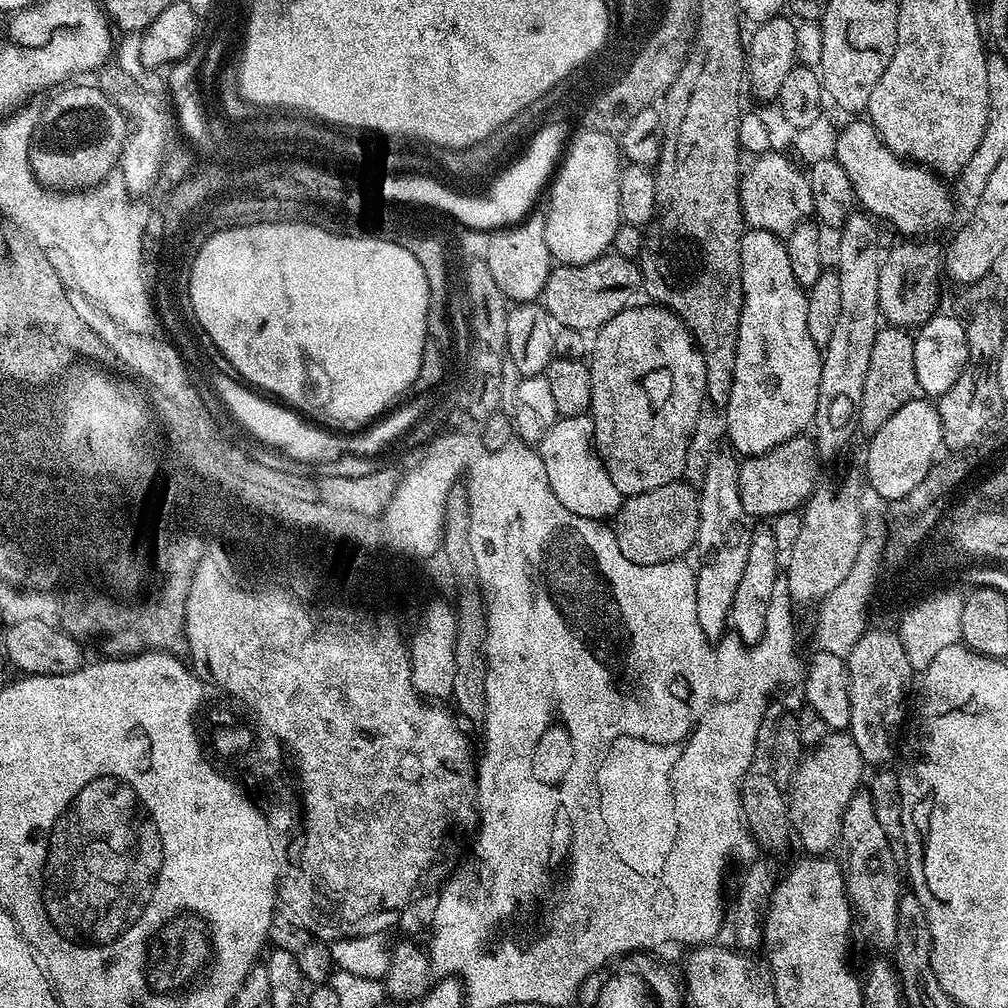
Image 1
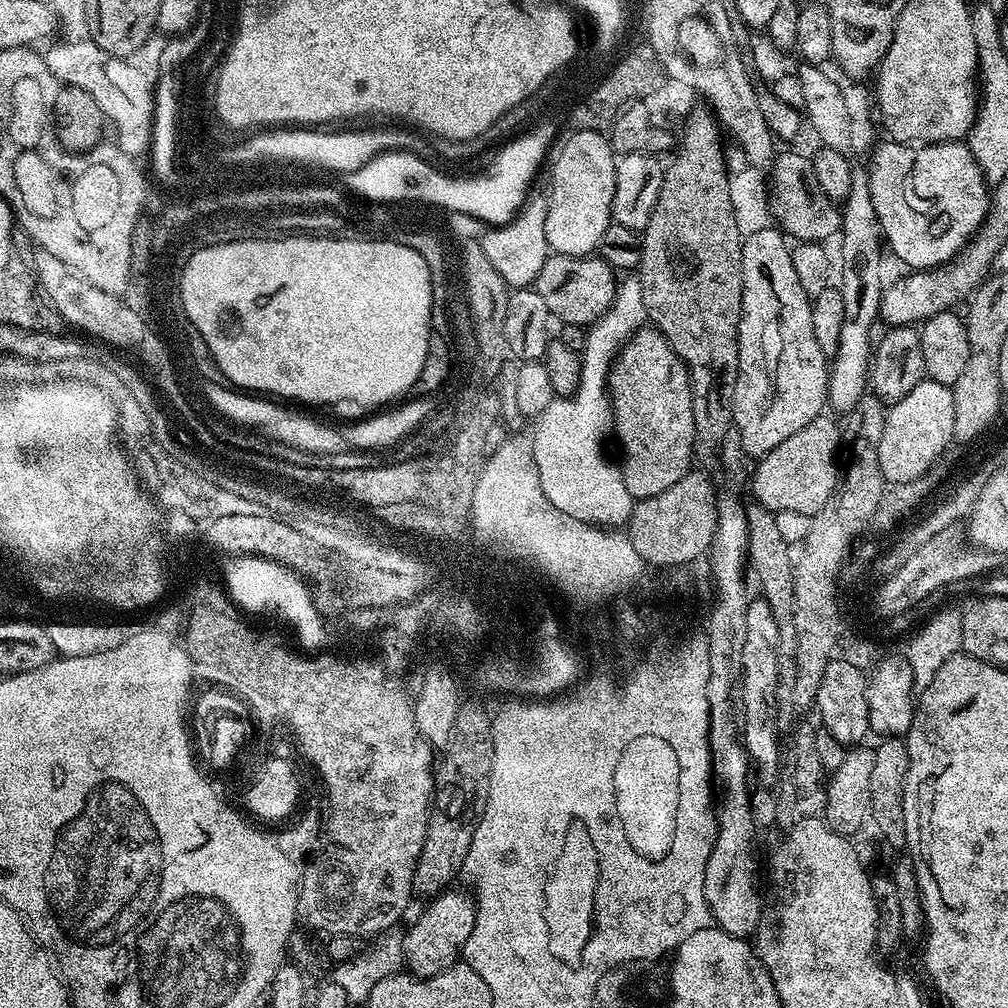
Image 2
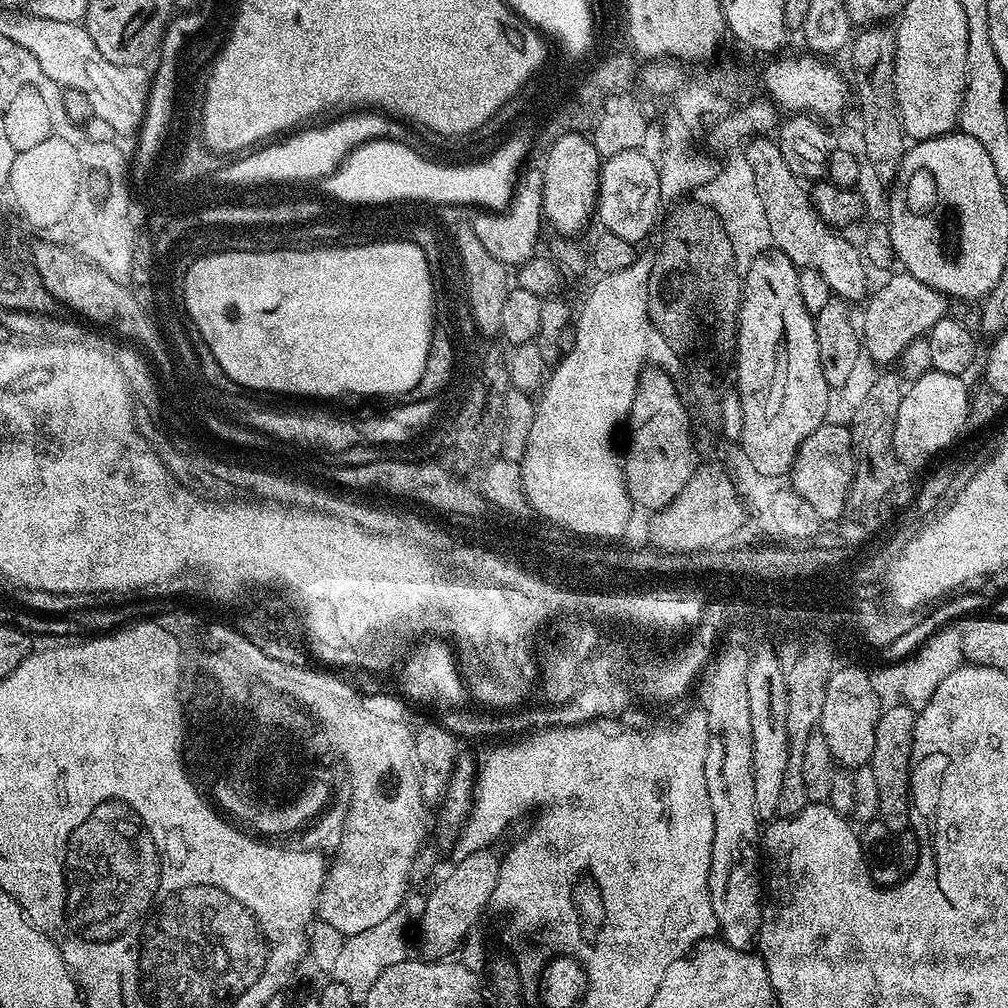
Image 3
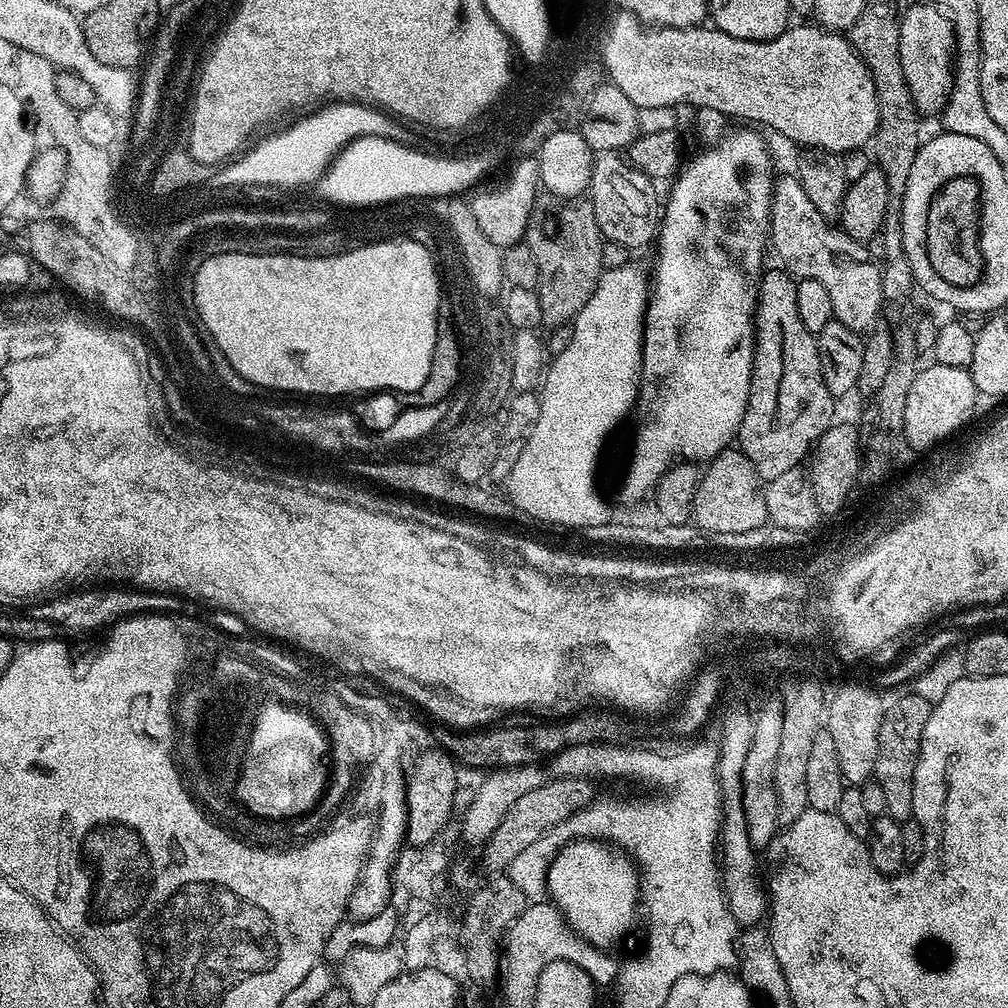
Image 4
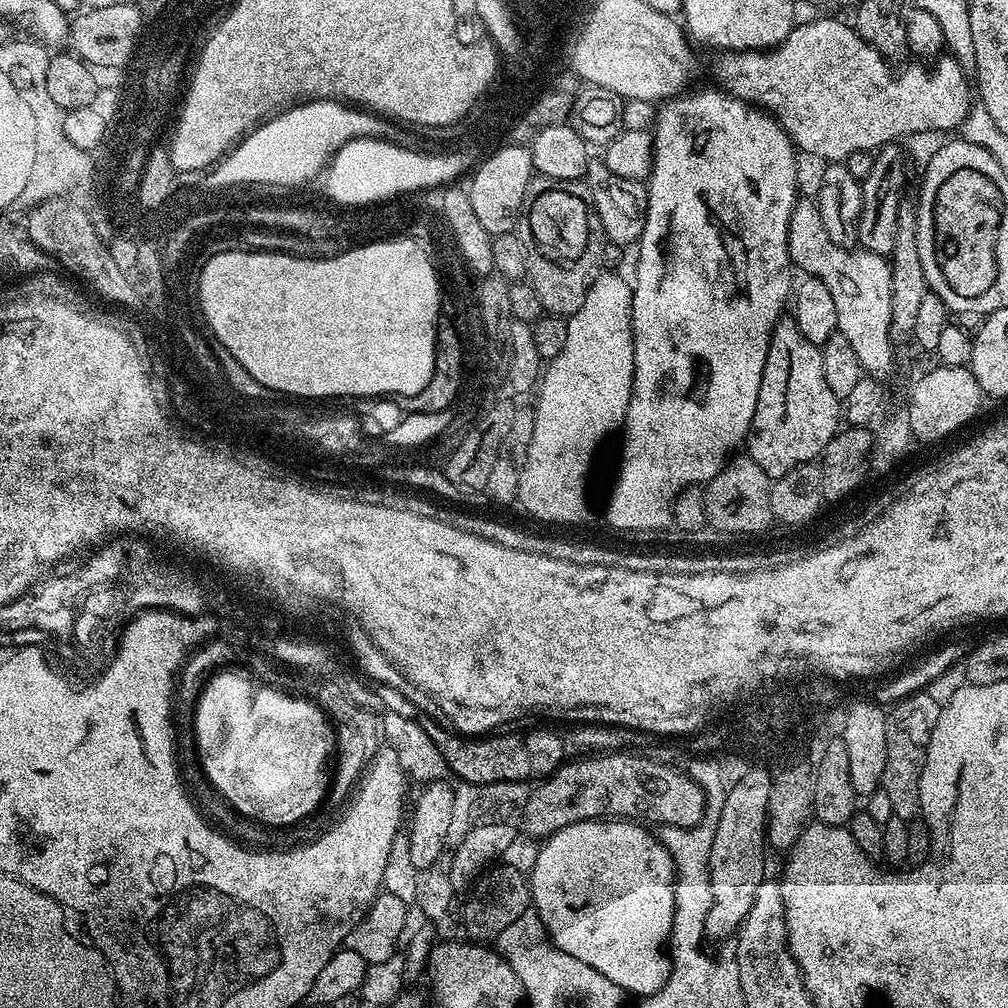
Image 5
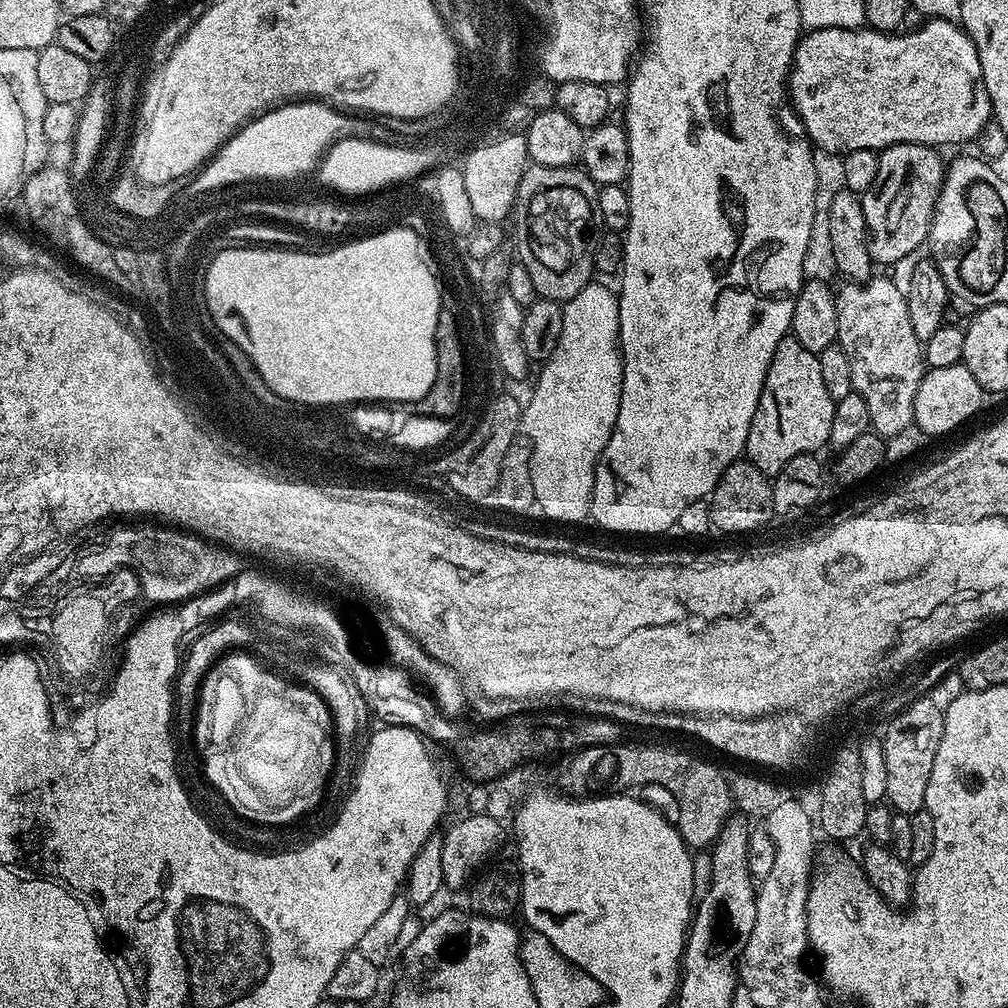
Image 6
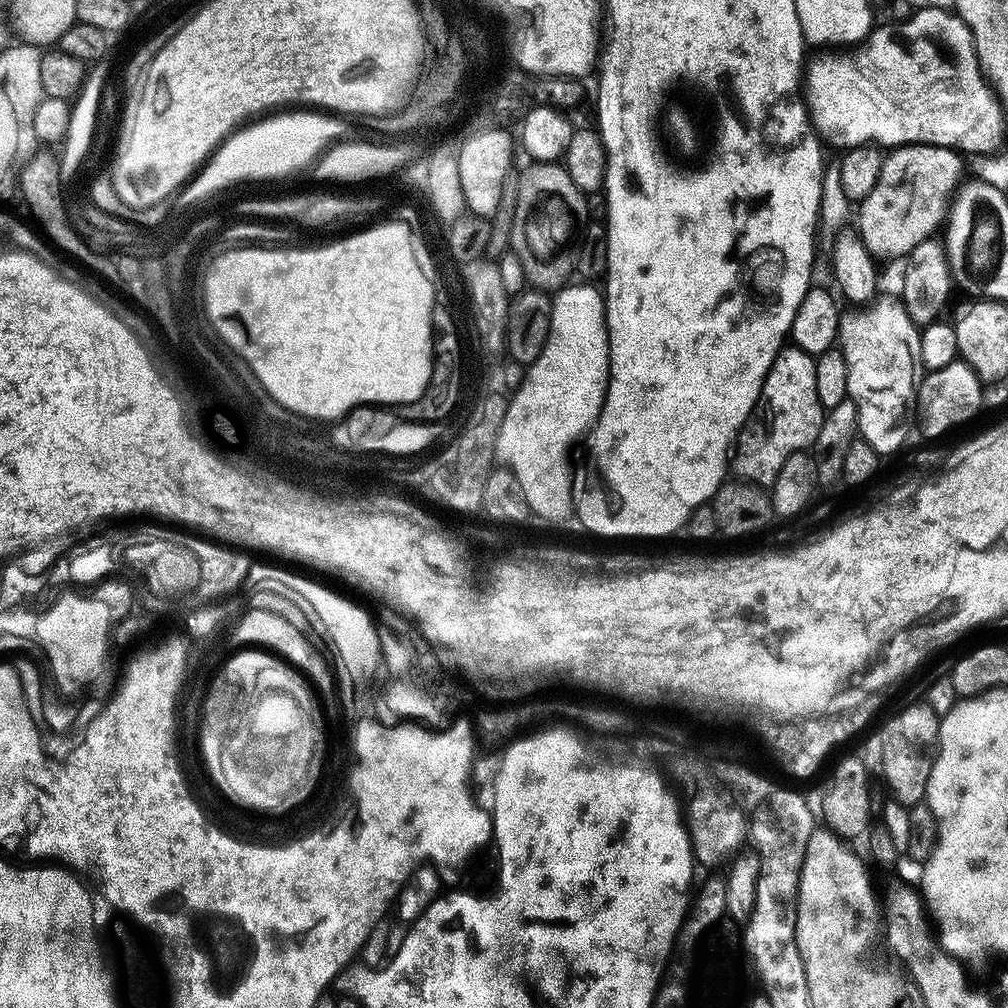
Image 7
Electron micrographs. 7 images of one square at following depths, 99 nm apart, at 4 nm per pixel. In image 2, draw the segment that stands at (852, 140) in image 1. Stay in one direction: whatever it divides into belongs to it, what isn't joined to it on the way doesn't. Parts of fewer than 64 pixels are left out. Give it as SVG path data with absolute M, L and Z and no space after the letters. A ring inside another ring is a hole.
M885 139L885 144L880 144L872 152L872 164L867 165L869 176L870 198L874 202L874 210L878 210L878 218L880 219L880 231L883 239L886 241L886 248L893 252L898 259L912 270L927 270L929 268L941 268L958 255L965 248L973 236L983 226L985 220L988 219L988 201L990 199L990 185L985 180L982 170L974 162L974 158L970 154L967 143L951 140L945 144L921 144L913 146L911 144L898 144L895 140Z

